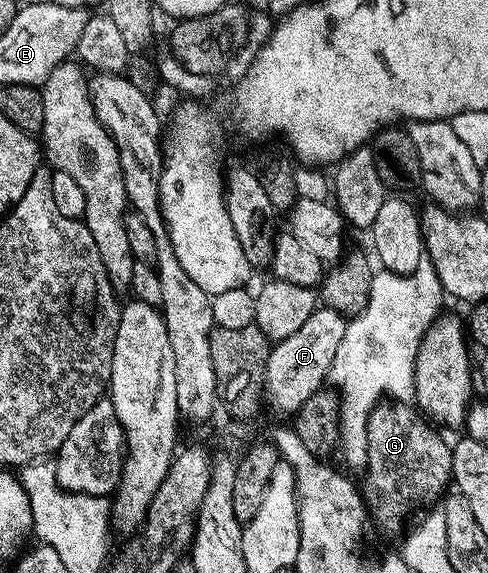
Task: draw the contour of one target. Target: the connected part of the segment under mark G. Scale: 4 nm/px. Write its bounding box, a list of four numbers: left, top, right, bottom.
[361,402,452,533]

